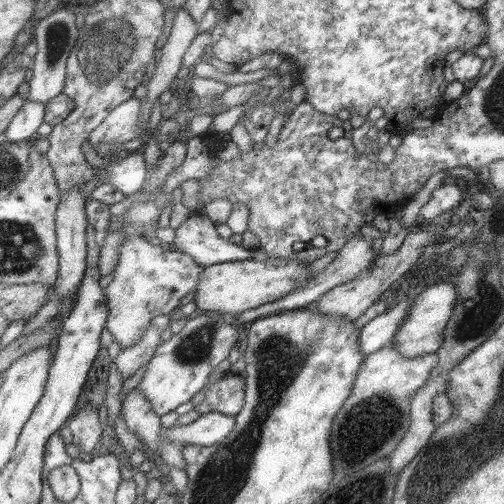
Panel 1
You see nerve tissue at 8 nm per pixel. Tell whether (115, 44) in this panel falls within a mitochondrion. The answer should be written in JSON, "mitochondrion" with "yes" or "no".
{"mitochondrion":"yes"}

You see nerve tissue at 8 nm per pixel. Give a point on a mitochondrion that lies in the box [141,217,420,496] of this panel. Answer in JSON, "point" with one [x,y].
{"point":[367,427]}

